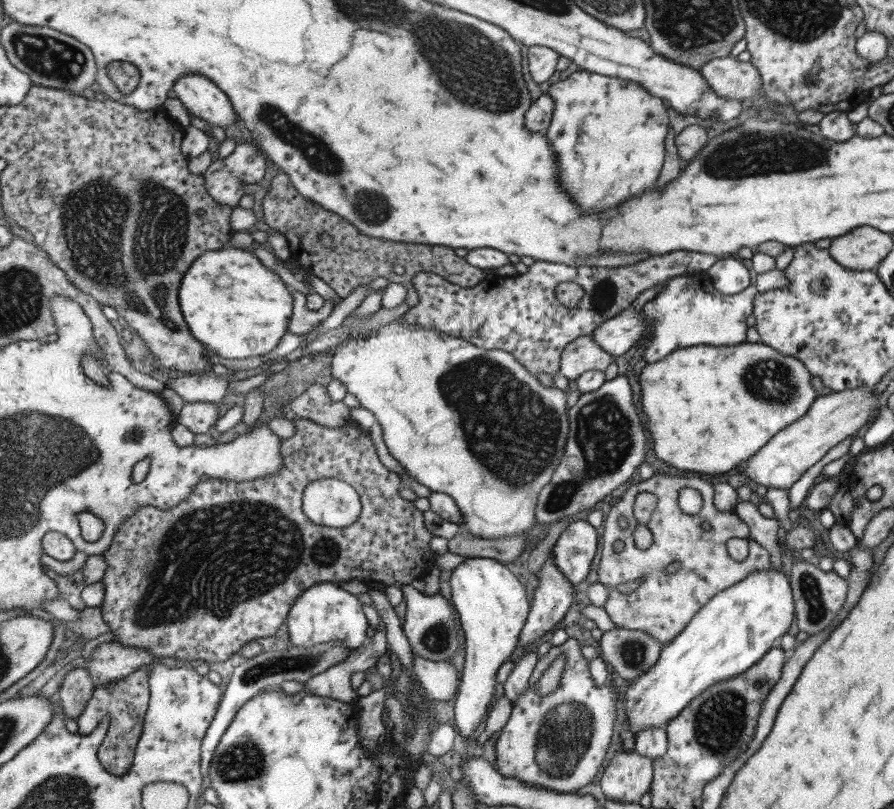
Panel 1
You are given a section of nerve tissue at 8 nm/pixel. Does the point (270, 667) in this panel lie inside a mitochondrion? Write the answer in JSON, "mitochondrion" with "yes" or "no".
{"mitochondrion":"yes"}

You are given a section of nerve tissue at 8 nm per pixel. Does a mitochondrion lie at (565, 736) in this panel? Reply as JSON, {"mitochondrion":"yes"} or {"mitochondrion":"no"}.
{"mitochondrion":"yes"}

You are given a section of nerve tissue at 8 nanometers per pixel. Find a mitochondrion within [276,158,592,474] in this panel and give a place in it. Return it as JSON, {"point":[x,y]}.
{"point":[367,205]}

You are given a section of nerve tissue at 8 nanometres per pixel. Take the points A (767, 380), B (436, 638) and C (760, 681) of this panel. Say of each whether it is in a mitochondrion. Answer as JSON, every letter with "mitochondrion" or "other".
{"A":"mitochondrion","B":"mitochondrion","C":"mitochondrion"}

